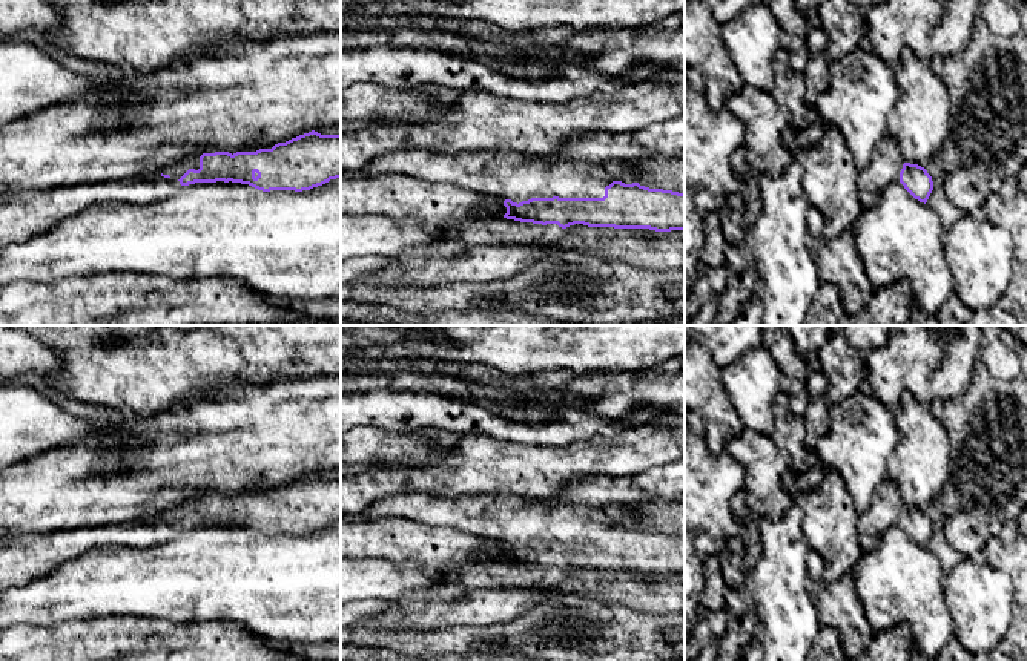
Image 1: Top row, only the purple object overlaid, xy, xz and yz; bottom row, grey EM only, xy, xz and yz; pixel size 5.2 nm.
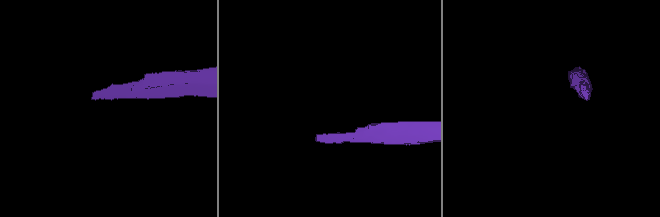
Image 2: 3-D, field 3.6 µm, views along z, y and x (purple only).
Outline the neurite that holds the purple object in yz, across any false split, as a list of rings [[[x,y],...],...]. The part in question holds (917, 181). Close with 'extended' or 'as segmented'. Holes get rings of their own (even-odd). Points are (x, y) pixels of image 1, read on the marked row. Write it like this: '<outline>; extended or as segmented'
[[[887,133],[878,143],[870,164],[858,172],[858,199],[863,210],[873,207],[883,190],[898,181],[915,199],[924,204],[933,190],[933,181],[927,170],[918,164],[904,163],[898,141]]]; extended

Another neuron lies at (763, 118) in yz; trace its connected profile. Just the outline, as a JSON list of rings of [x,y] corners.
[[[743,86],[725,100],[725,107],[745,124],[746,164],[758,175],[781,175],[795,158],[794,149],[781,143],[781,132],[789,124],[774,97]]]

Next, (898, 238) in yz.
[[[900,181],[889,184],[850,230],[875,290],[909,279],[913,301],[926,314],[936,314],[955,294],[956,282],[944,256],[941,219]]]

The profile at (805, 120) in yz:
[[[778,49],[774,57],[774,92],[781,101],[788,124],[795,135],[795,147],[811,149],[823,138],[826,123],[815,106],[806,103],[806,80],[789,64],[789,52]]]

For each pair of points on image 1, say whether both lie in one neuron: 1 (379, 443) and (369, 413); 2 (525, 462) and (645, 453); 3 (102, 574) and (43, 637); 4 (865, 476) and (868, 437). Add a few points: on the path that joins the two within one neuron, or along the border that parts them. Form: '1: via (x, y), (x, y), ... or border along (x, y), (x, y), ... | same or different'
1: border along (356, 427), (378, 427), (396, 433), (410, 433) | different
2: via (554, 462), (616, 456) | same
3: border along (71, 621), (59, 624), (19, 623) | different
4: via (865, 466), (865, 447) | same

